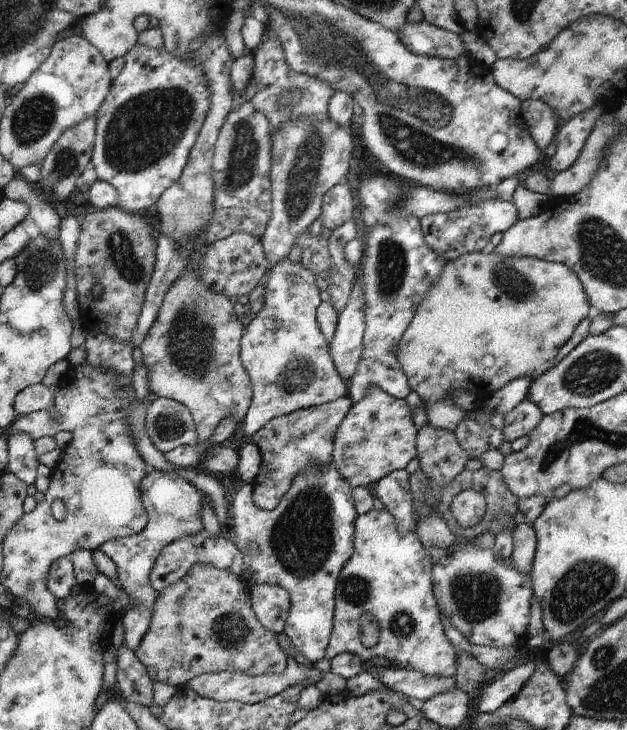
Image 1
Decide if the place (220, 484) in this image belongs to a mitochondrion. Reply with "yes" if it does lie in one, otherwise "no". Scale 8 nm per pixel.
no

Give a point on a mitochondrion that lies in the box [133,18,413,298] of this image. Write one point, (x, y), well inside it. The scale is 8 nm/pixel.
(304, 170)

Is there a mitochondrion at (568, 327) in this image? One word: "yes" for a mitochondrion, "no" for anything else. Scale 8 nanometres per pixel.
no

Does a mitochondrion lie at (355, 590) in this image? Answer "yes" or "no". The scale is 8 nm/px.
yes

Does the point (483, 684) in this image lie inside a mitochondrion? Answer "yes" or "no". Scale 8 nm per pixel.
no

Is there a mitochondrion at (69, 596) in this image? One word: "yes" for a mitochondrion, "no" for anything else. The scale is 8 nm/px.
no

